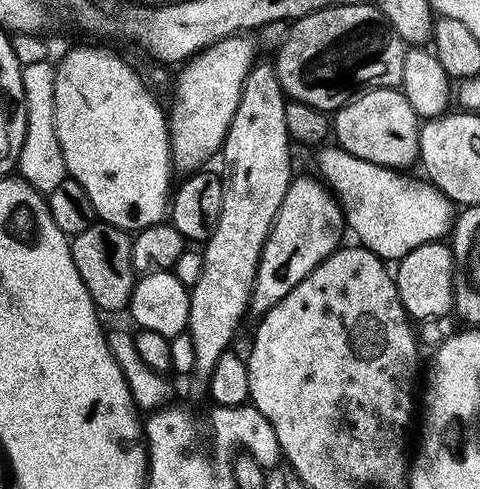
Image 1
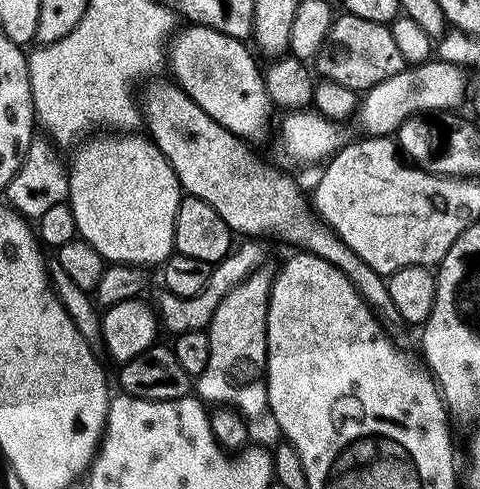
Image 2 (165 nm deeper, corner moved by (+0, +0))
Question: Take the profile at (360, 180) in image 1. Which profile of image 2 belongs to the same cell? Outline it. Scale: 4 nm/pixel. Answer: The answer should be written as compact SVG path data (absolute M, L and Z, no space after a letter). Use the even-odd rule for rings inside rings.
M184 27L188 28L182 29L177 34L176 41L173 44L171 41L170 44L170 68L172 64L171 75L175 83L179 84L180 89L194 102L198 102L198 106L202 106L202 110L206 110L206 114L210 114L210 118L214 118L214 122L218 122L223 128L228 128L241 138L258 135L267 126L272 112L274 113L274 105L266 94L262 68L261 65L256 65L257 57L253 49L245 41L236 40L233 36L227 36L213 28Z

